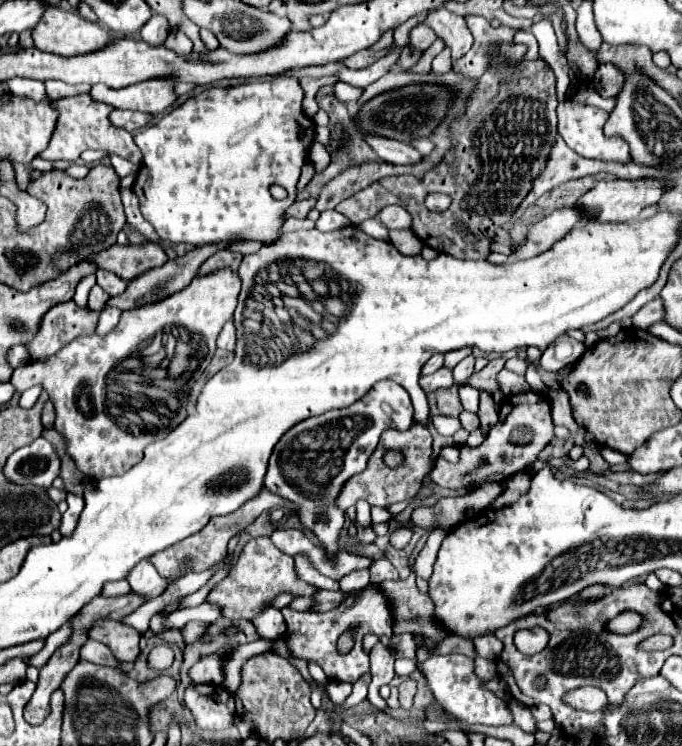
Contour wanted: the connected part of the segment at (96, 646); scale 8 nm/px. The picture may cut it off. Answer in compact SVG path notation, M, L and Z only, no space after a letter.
M91 639L81 647L81 657L87 661L93 661L97 665L111 665L111 667L121 669L121 661L115 659L115 655L109 651L109 647L103 643L91 641Z

